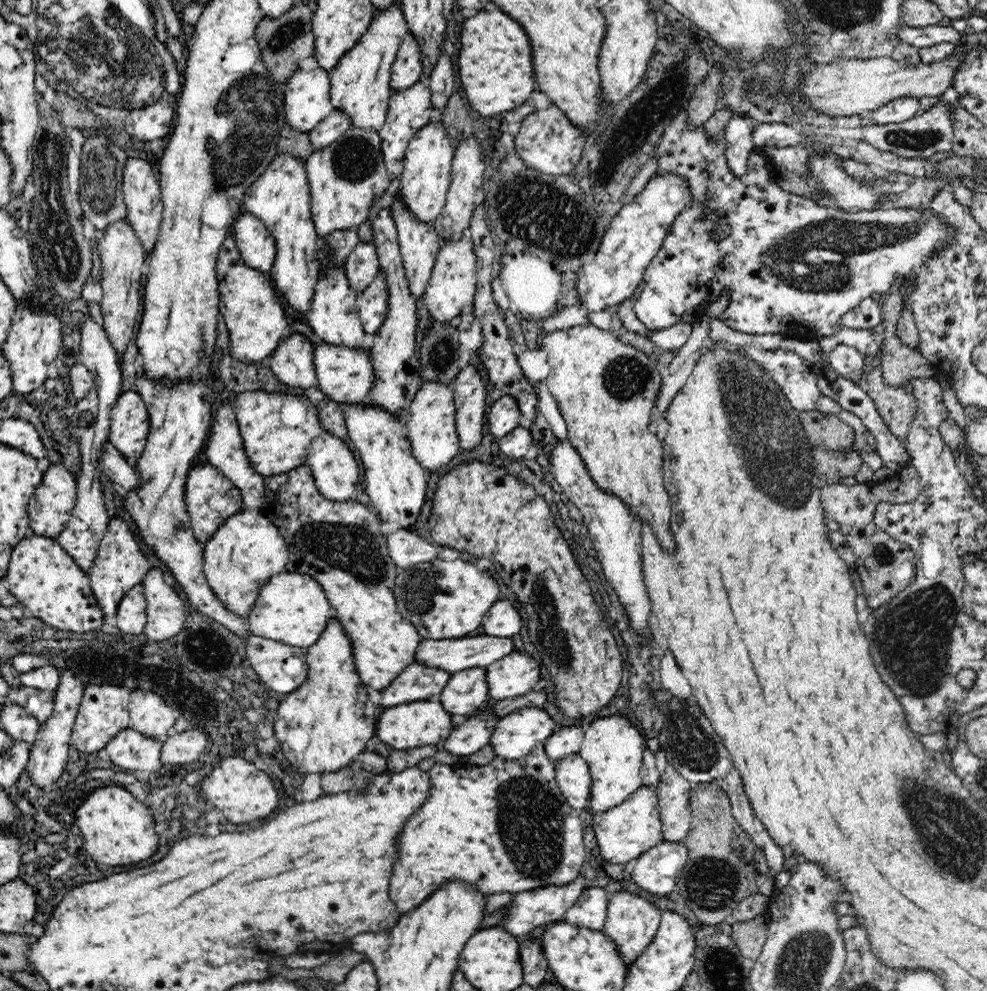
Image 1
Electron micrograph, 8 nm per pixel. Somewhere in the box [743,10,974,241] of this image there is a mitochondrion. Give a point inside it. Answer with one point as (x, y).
(904, 139)

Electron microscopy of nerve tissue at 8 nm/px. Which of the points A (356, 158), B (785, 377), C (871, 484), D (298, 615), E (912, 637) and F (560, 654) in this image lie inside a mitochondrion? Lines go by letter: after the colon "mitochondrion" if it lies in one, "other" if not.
A: mitochondrion
B: mitochondrion
C: other
D: other
E: mitochondrion
F: mitochondrion

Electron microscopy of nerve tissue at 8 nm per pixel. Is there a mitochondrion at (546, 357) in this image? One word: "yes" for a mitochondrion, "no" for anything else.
no

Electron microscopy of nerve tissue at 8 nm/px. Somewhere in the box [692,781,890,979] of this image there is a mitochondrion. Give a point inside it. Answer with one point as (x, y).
(710, 817)

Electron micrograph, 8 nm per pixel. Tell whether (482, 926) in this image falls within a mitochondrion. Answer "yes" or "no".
no

